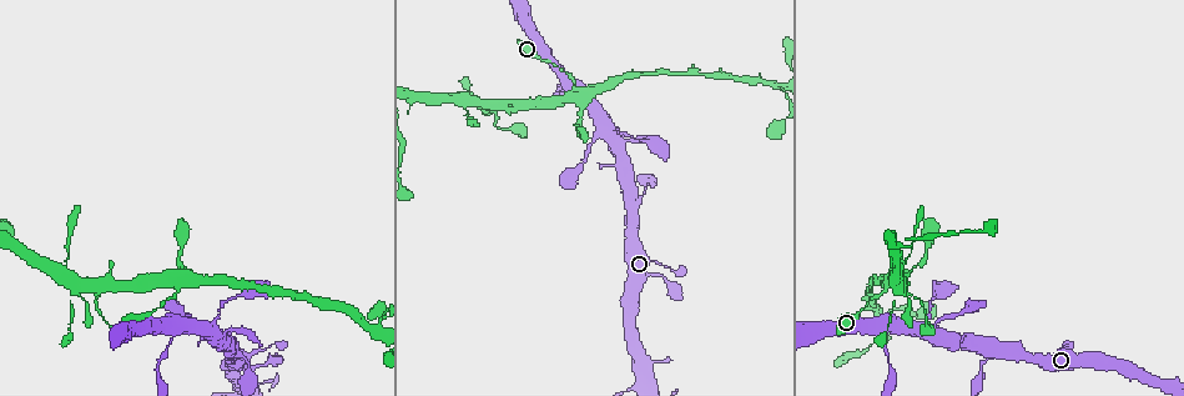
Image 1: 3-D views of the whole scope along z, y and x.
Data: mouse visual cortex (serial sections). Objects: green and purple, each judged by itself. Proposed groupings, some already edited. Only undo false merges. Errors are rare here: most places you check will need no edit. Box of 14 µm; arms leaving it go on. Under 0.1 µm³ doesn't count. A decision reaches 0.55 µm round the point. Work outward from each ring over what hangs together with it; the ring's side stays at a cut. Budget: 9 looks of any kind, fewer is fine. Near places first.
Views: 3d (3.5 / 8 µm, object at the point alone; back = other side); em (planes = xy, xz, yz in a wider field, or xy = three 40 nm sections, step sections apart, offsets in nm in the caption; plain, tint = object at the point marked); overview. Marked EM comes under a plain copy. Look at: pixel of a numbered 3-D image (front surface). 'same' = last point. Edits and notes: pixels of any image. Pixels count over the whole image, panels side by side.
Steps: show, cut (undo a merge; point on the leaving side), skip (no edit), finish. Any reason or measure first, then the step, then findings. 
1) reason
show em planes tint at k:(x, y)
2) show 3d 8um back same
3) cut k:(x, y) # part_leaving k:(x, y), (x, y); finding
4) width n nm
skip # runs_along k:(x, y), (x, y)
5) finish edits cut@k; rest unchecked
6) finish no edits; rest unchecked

four or more arms meet
show 3d 3.5um at 1:(579, 93)

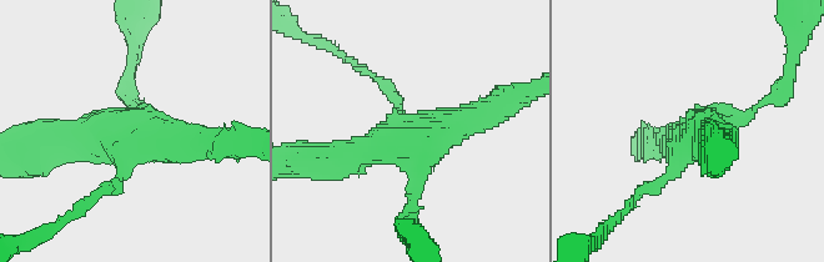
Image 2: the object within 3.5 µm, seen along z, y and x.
arms 4; arm_widths 150, 300, 400, 400 nm; now the EM
show em xy step 5 tint at 2:(126, 154)

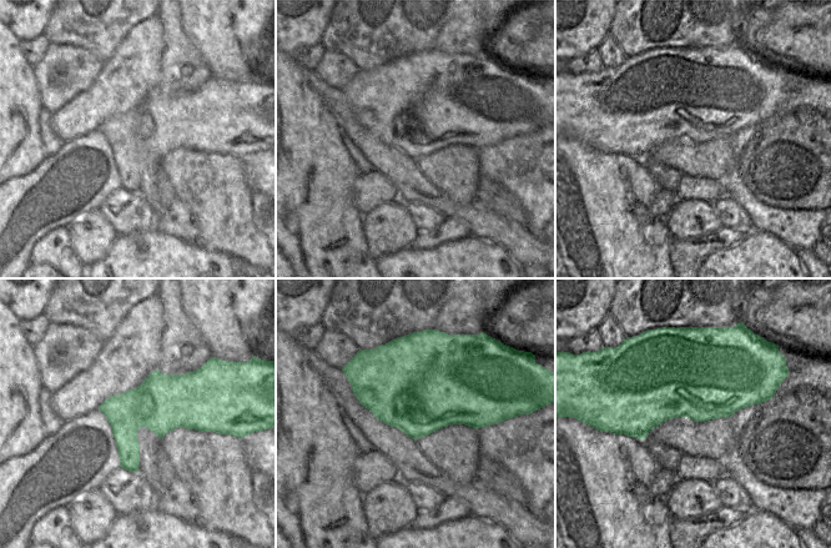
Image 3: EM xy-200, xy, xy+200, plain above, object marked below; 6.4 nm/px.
skip # runs_along 2:(632, 202), (702, 132), (718, 140); all the same cell

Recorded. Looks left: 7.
a fork
show 3d 8um at 1:(495, 106)

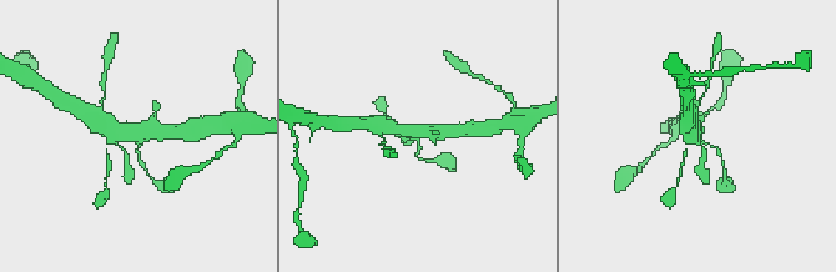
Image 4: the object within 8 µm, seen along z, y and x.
show 3d 3.5um at 4:(415, 130)

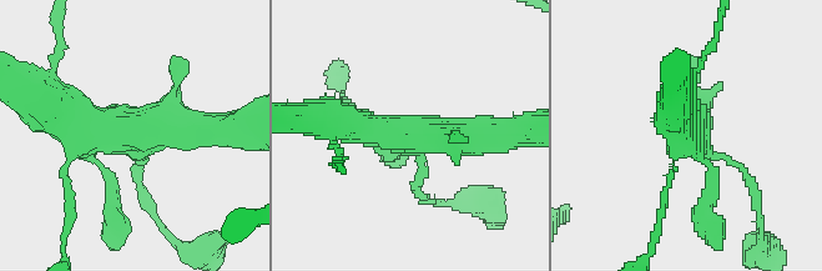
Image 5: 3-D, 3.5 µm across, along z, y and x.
skip # runs_along 5:(222, 125), (100, 129), (58, 106); continuous, no second cell

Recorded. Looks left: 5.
three arms meet
show em xy step 1 tint at 1:(771, 82)

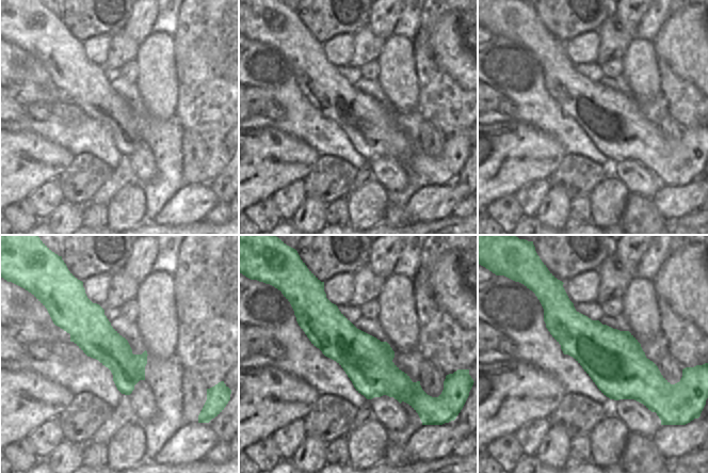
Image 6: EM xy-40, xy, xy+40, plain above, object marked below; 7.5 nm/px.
see where the arms go
show 3d 3.5um same

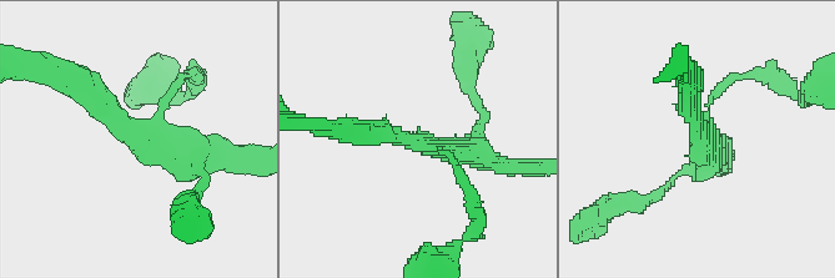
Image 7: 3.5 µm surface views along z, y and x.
width 360 nm
skip # runs_along 7:(347, 129), (436, 147), (458, 170); one cell here

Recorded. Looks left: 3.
finish no edits; rest unchecked

